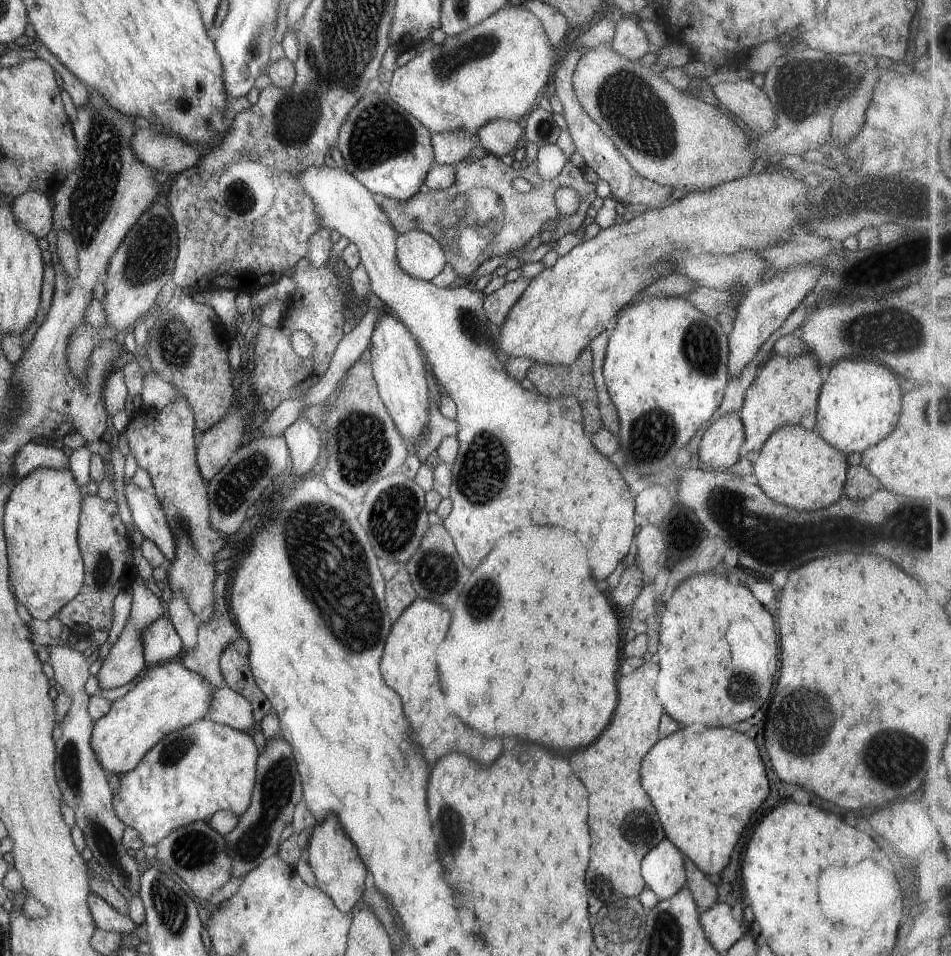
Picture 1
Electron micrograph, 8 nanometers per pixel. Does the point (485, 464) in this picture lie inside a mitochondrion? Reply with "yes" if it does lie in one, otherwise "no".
yes

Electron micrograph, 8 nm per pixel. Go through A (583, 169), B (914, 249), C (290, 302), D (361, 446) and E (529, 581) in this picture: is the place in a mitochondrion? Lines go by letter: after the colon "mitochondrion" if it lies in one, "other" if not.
A: other
B: other
C: other
D: mitochondrion
E: other

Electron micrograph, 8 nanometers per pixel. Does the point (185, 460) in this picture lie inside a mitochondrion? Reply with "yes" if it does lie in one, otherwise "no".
no

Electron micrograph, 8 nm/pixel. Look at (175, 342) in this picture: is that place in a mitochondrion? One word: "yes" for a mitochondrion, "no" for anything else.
yes

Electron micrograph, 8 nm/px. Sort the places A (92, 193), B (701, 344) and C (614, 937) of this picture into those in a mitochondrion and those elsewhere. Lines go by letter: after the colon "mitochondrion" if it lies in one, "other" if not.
A: mitochondrion
B: mitochondrion
C: mitochondrion

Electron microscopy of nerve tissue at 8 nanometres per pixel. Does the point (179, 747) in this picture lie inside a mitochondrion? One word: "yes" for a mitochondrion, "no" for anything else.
yes

